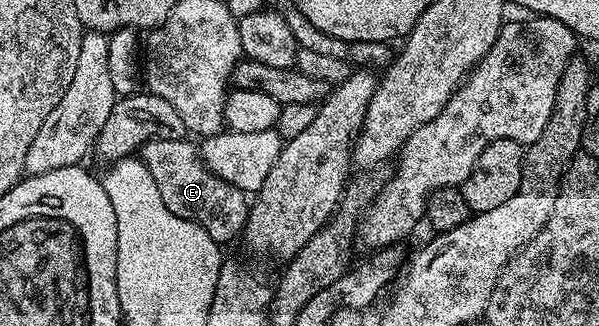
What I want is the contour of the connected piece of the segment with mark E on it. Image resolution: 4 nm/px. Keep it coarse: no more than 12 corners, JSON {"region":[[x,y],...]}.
{"region":[[187,139],[147,141],[165,207],[221,247],[247,225],[248,194]]}

